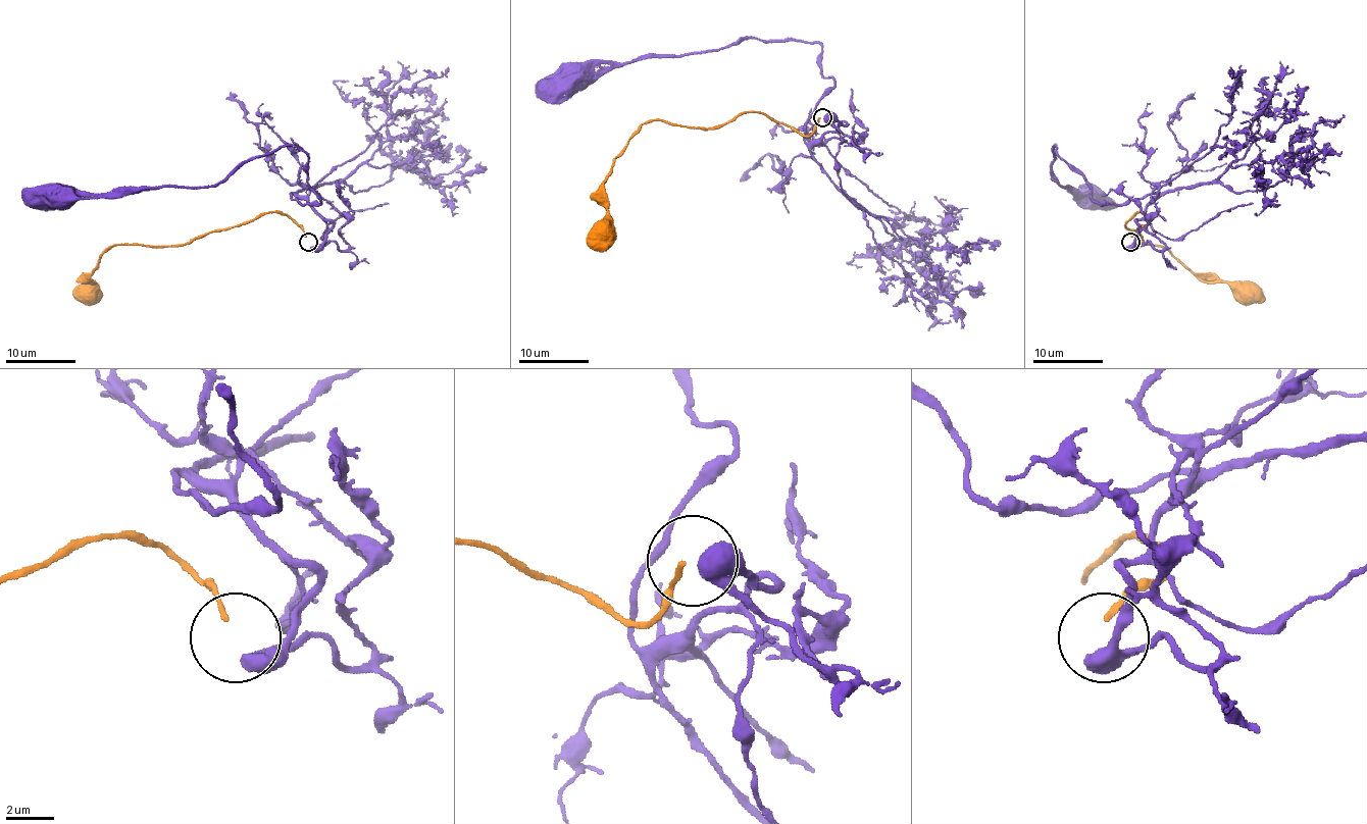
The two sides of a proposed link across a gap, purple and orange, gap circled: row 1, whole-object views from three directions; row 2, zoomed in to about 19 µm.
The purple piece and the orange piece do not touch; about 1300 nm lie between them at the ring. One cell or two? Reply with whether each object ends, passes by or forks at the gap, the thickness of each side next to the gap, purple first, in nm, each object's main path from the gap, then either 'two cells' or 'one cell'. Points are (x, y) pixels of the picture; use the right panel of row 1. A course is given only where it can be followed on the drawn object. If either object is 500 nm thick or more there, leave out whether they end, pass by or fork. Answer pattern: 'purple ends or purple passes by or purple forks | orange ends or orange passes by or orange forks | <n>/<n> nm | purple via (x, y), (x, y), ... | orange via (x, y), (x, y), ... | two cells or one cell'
700/240 nm | purple via (1131, 246), (1135, 221), (1155, 193), (1117, 204), (1097, 202), (1087, 181), (1054, 146), (1053, 177), (1085, 197) | orange via (1131, 238), (1149, 221), (1144, 212), (1126, 223), (1143, 243), (1133, 244), (1163, 246), (1199, 277), (1246, 290) | two cells

